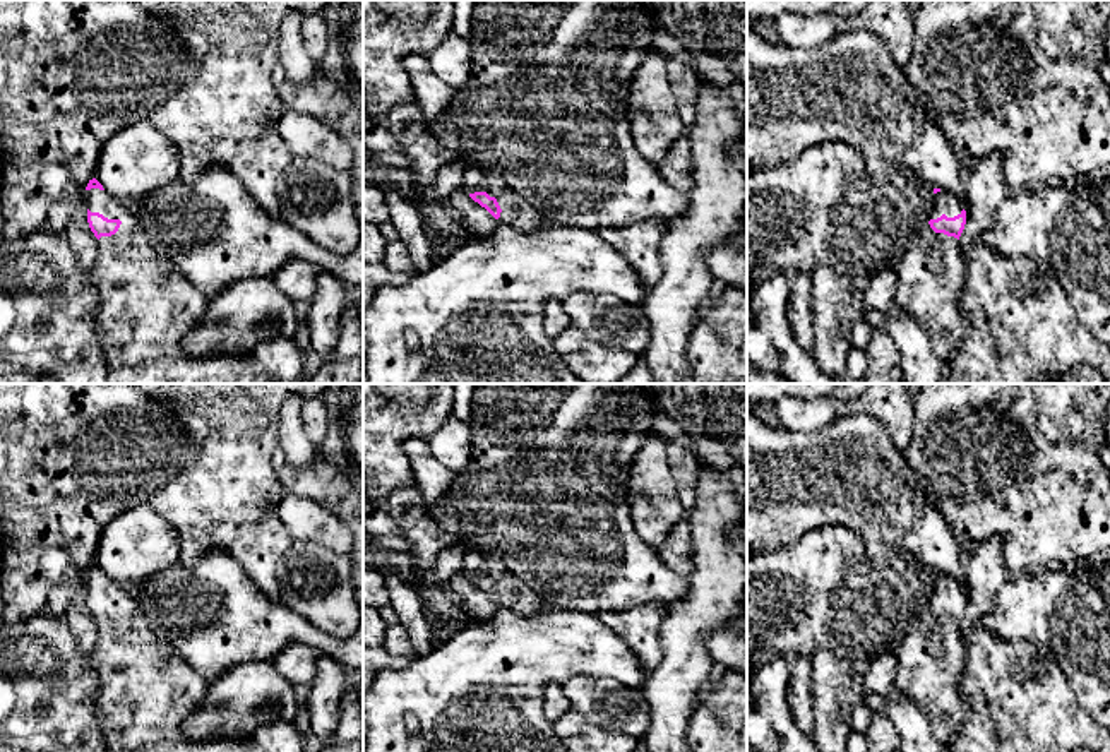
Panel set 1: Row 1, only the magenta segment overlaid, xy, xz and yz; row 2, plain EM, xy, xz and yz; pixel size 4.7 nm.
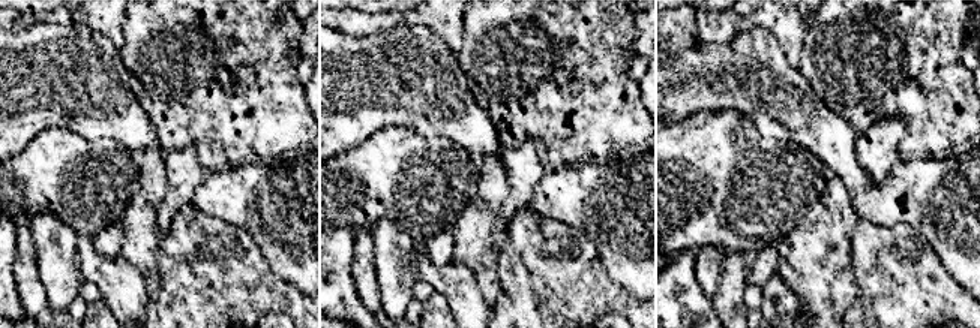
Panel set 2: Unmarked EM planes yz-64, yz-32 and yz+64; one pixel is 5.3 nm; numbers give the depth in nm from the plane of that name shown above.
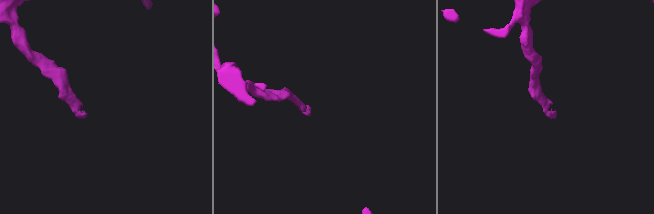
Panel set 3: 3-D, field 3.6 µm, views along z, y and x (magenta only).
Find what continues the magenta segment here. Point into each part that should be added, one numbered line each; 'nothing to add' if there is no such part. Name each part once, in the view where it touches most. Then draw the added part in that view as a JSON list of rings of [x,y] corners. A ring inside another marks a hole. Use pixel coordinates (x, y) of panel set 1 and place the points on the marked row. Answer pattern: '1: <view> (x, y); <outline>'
1: xy (148, 307); [[[87,190],[87,209],[108,219],[120,219],[118,231],[98,240],[98,260],[89,274],[99,295],[96,315],[96,337],[108,365],[108,384],[278,384],[250,356],[195,358],[185,349],[185,339],[206,317],[206,296],[183,276],[183,272],[158,250],[144,235],[139,218],[130,206],[106,190]]]

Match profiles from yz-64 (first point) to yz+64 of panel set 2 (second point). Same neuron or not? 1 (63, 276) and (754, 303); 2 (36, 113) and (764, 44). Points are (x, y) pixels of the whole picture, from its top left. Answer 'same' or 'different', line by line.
1: different
2: same

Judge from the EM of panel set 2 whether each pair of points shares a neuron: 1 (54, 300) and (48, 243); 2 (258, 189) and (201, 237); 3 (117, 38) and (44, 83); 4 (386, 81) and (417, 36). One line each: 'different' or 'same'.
1: same
2: different
3: different
4: same

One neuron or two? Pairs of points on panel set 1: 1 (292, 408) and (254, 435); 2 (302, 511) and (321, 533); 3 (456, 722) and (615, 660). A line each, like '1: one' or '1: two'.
1: two
2: one
3: one

